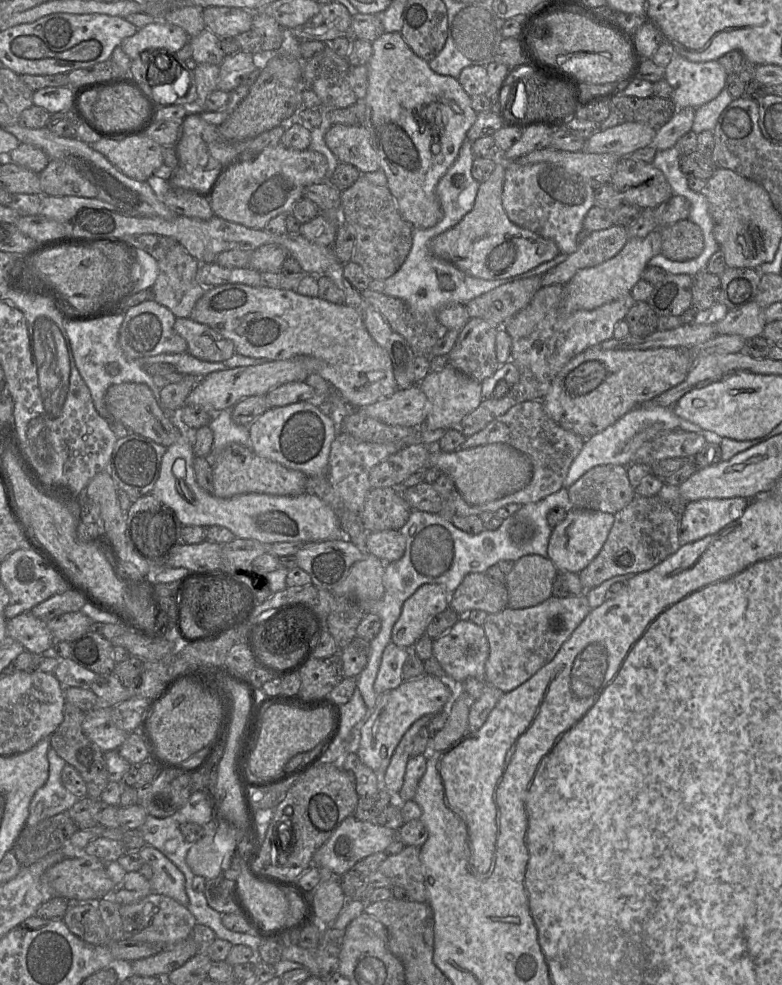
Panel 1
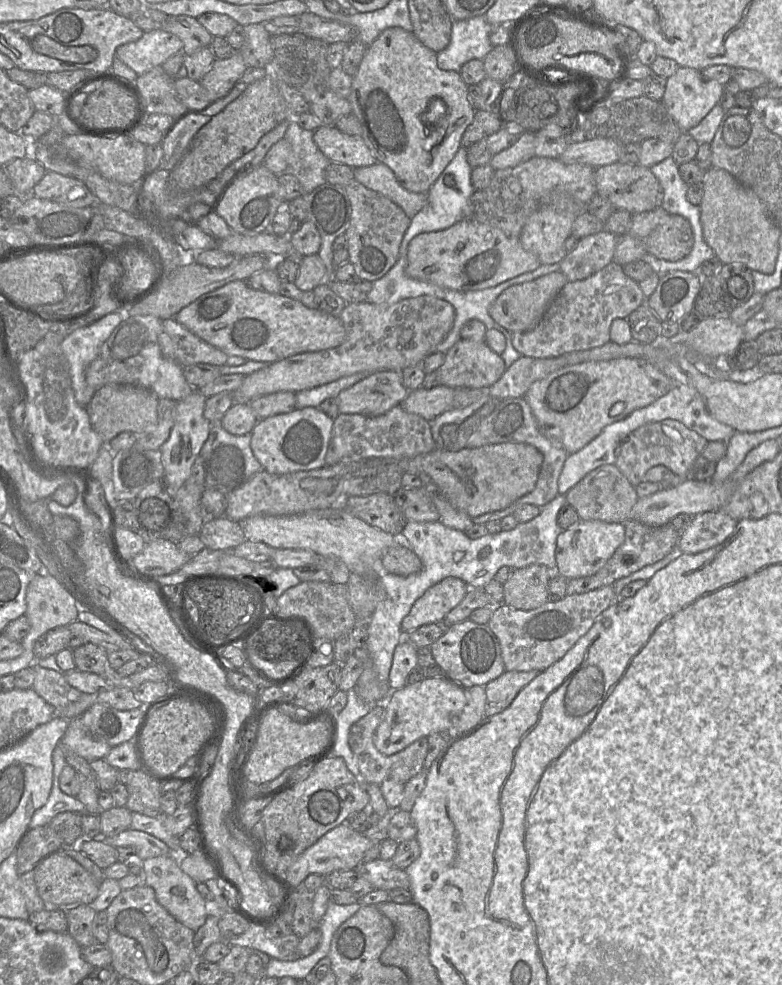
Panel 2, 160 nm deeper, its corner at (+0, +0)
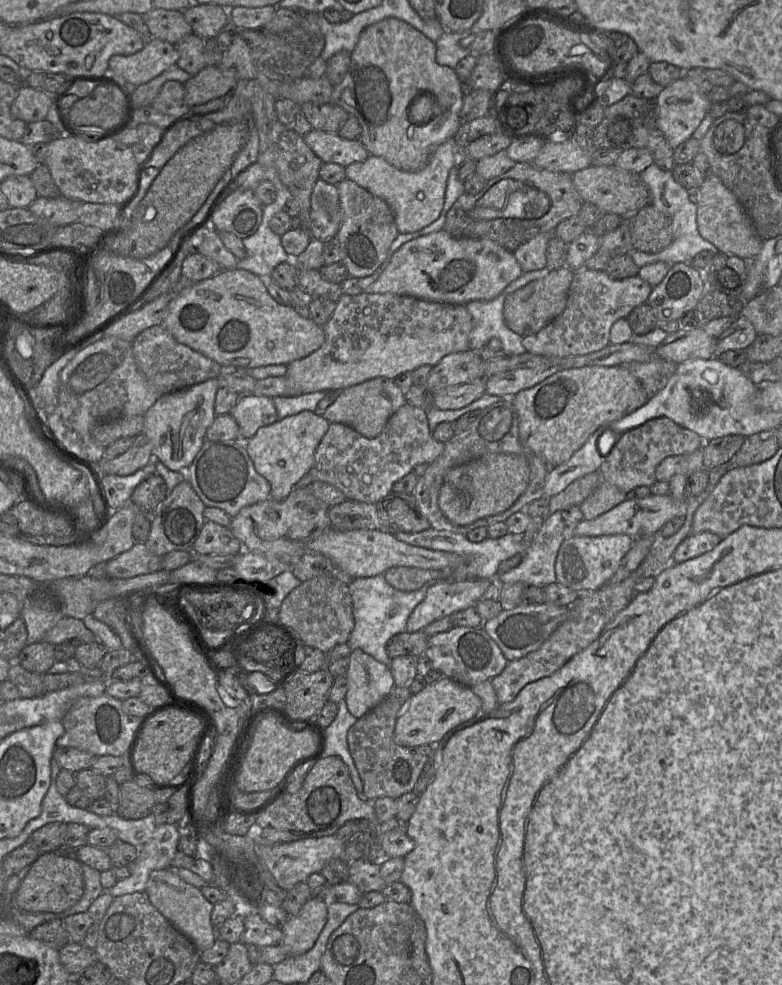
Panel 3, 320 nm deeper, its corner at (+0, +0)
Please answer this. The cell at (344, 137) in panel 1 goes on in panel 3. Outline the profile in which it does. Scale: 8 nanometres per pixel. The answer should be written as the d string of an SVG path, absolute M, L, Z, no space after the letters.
M311 129L302 137L323 163L347 167L352 163L365 161L370 155L359 140L347 140L337 133Z

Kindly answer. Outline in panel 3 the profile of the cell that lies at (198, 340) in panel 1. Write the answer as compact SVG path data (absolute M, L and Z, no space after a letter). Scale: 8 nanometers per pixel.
M161 325L142 331L132 342L134 357L139 370L160 394L185 389L221 375L221 365L215 360L178 342Z

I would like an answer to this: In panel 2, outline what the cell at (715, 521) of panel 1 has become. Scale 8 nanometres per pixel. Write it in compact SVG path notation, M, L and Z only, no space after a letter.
M723 509L699 513L692 517L685 530L679 531L677 553L694 554L716 547L725 542L734 532L738 521L728 515Z

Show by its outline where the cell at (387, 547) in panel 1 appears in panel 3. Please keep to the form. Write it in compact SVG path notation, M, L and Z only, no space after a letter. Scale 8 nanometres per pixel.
M405 566L392 567L383 576L392 587L403 592L416 591L432 579L442 580L441 571Z

